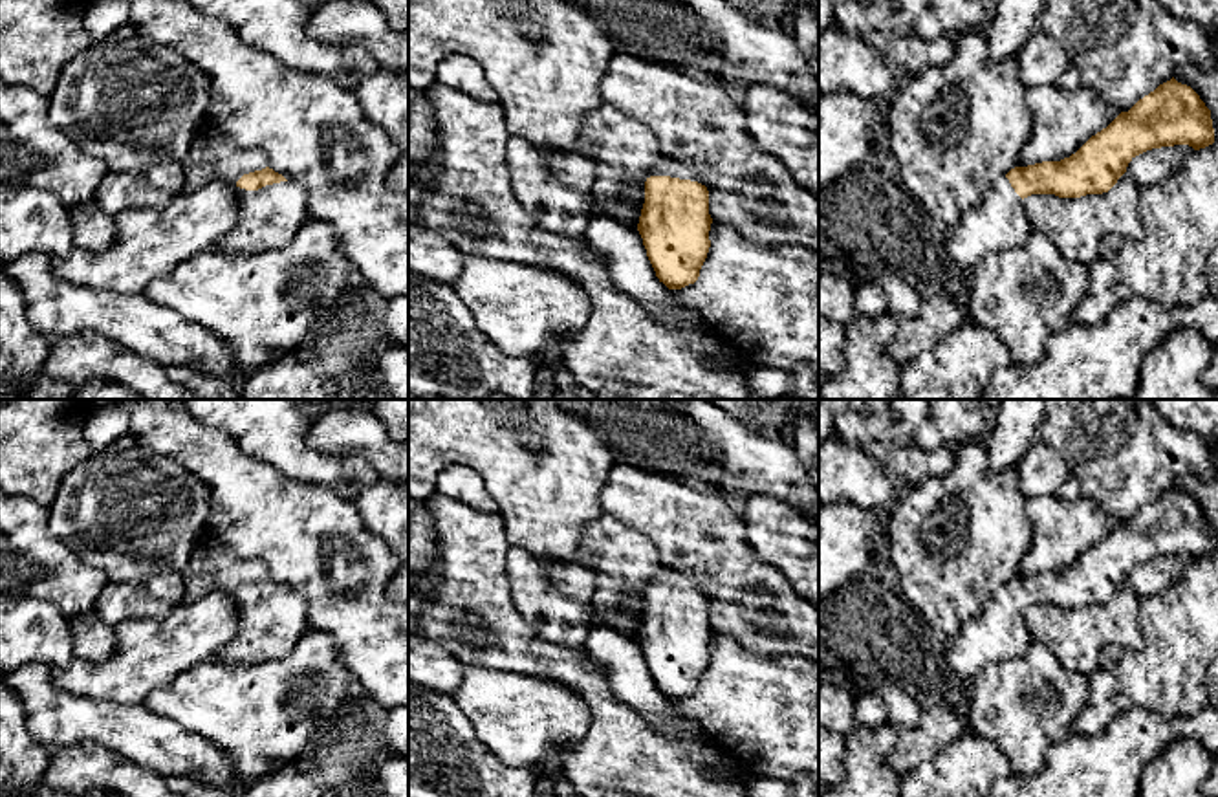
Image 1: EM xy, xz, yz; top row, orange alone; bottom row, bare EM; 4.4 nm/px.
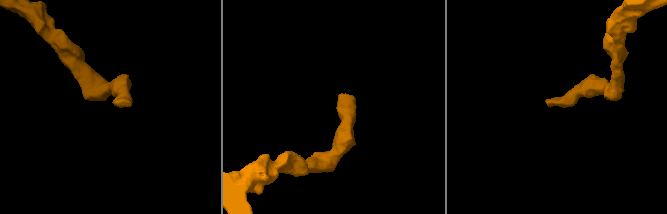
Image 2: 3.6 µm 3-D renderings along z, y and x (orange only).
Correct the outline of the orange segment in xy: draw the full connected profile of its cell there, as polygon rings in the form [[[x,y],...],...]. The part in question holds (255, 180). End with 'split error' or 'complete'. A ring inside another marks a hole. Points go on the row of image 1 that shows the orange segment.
[[[266,167],[238,181],[238,222],[212,246],[225,255],[251,255],[286,247],[310,218],[304,187]]]; split error

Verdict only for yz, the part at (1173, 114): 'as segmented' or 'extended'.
extended

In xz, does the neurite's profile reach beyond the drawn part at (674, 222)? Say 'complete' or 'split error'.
split error

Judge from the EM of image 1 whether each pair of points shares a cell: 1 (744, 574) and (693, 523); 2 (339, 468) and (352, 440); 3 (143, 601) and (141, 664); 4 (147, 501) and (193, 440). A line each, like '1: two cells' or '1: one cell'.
1: one cell
2: two cells
3: two cells
4: two cells

